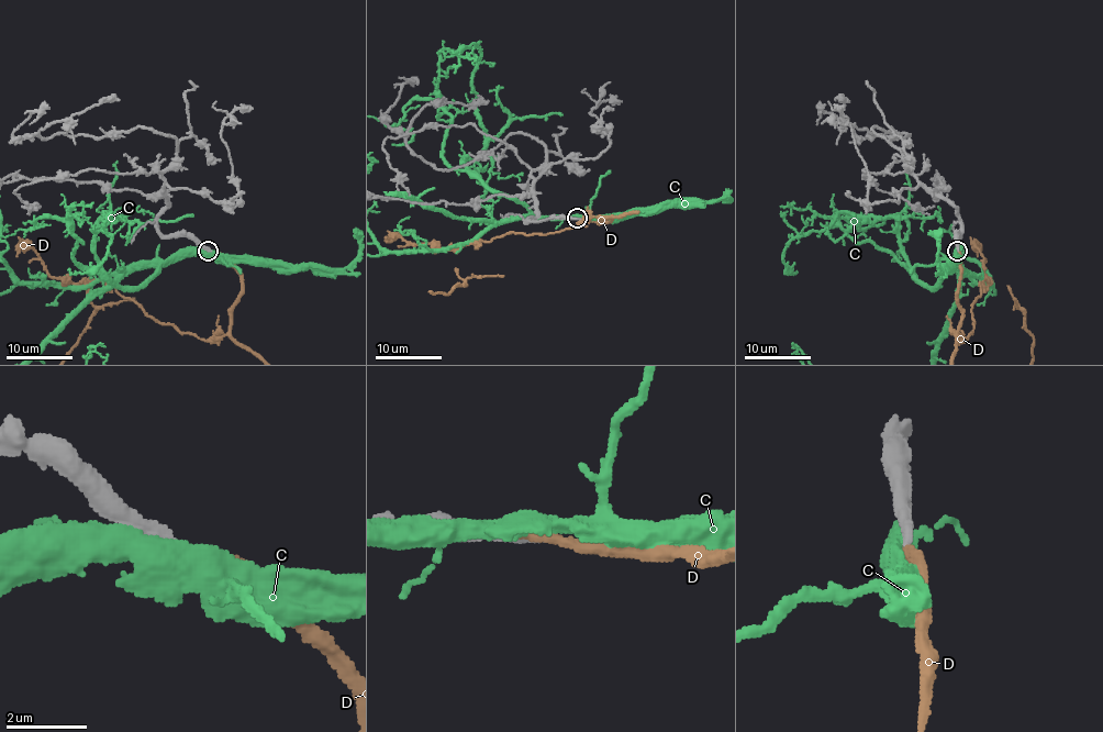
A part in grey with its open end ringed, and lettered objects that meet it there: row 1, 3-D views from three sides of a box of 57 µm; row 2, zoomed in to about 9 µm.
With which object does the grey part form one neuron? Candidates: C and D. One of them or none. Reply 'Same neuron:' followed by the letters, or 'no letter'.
Same neuron: D

